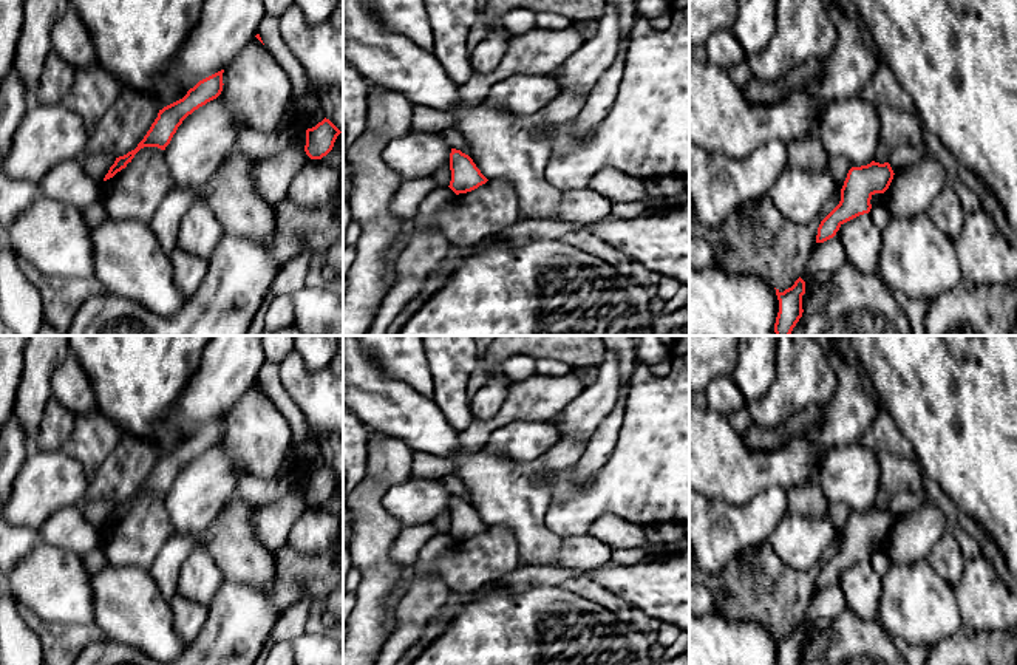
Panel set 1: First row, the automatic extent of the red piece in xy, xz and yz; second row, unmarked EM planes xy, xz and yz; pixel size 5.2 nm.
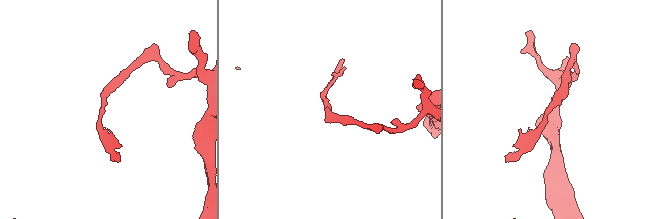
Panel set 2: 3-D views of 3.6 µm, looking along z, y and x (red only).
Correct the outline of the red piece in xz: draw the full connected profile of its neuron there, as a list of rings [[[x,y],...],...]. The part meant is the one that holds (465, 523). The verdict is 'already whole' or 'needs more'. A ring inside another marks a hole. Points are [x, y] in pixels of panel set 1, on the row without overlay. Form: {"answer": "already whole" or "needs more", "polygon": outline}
{"answer": "already whole", "polygon": [[[451,495],[450,500],[450,517],[451,527],[448,534],[456,541],[471,538],[488,527],[473,506],[456,495]]]}

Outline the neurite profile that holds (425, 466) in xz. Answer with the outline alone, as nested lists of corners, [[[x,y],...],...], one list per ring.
[[[416,452],[413,466],[411,466],[411,478],[419,479],[442,479],[447,475],[454,473],[456,459],[453,456],[434,456],[423,452]]]

